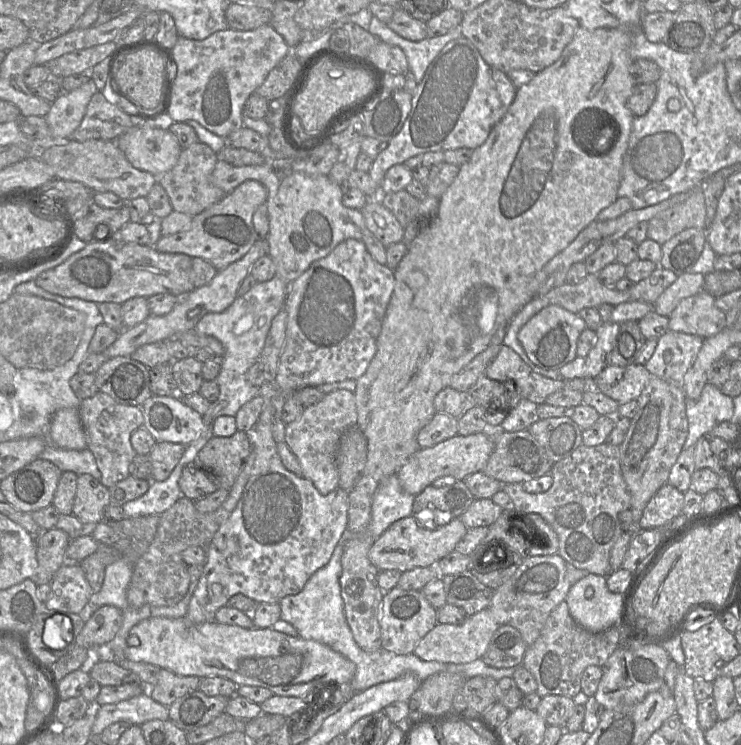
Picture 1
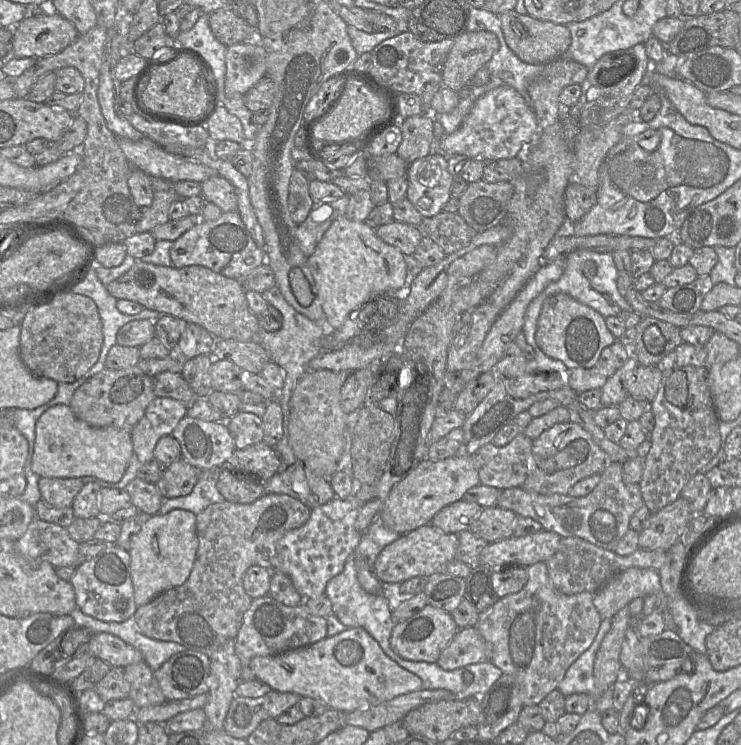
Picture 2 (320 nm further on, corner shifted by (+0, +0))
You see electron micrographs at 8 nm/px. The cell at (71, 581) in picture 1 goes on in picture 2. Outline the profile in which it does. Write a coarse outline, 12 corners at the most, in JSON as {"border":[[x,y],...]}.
{"border":[[108,545],[75,567],[77,607],[105,622],[133,617],[130,554]]}

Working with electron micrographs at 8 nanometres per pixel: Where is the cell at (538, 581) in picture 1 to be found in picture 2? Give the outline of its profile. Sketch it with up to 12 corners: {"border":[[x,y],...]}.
{"border":[[545,562],[480,613],[490,661],[538,705],[592,645],[594,593]]}

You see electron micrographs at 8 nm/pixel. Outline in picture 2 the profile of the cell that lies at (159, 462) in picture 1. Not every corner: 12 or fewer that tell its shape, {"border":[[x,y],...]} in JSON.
{"border":[[179,459],[156,487],[164,499],[186,496],[201,472]]}

